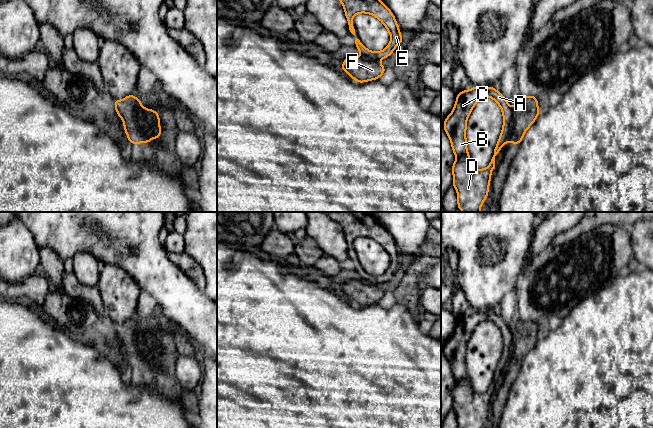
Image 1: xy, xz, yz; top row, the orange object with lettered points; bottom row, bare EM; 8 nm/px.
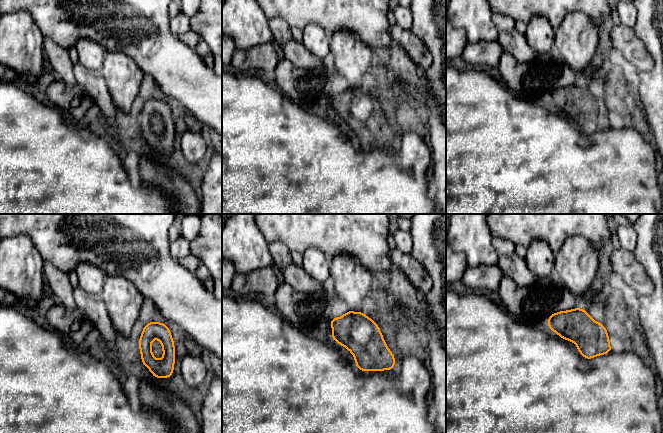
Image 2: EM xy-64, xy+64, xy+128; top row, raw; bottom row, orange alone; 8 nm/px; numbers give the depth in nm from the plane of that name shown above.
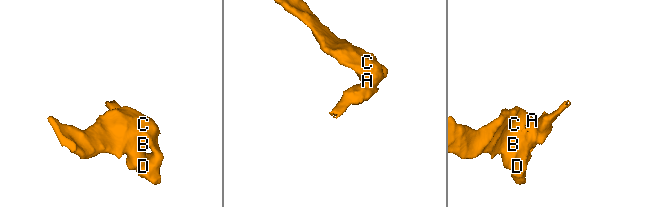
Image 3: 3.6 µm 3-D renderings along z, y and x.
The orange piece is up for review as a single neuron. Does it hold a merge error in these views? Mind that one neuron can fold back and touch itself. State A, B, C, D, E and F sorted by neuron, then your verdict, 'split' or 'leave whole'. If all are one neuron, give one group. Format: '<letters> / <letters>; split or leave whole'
A B C D E / F; split

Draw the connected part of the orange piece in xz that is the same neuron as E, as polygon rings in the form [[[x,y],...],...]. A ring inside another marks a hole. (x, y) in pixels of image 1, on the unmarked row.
[[[322,212],[337,222],[343,229],[348,245],[349,257],[354,260],[355,271],[362,281],[378,285],[389,281],[394,273],[403,266],[403,262],[394,238],[377,220],[366,212]],[[358,237],[371,238],[379,243],[389,255],[391,264],[382,275],[370,275],[359,264],[353,250],[353,241]]]

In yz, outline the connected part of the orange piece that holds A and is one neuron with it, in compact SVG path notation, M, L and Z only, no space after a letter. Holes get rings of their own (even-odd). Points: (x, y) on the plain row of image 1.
M474 310L471 314L463 314L456 320L453 335L443 345L445 357L450 363L456 385L451 391L453 397L452 410L457 415L457 428L483 428L488 421L491 396L495 393L495 380L502 370L508 366L512 351L512 333L500 315L492 310ZM484 321L491 321L503 337L503 351L494 373L494 379L485 393L475 394L467 374L467 343L475 328Z

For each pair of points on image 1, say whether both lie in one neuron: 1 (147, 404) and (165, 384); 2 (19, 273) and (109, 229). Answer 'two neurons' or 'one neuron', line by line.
1: two neurons
2: two neurons

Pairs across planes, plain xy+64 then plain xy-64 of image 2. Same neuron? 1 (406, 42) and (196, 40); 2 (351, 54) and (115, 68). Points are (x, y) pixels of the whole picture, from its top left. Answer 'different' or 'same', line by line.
1: same
2: same

